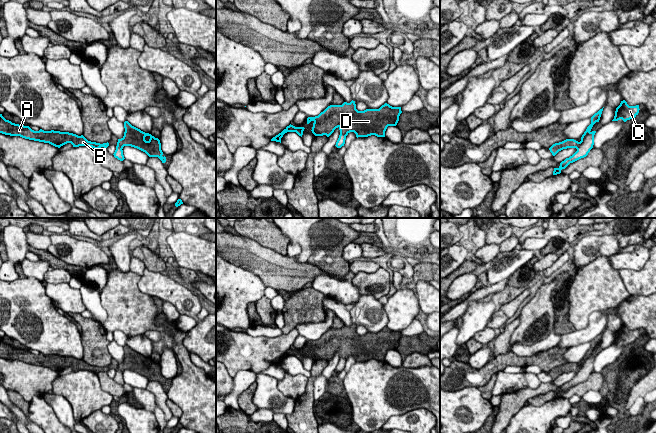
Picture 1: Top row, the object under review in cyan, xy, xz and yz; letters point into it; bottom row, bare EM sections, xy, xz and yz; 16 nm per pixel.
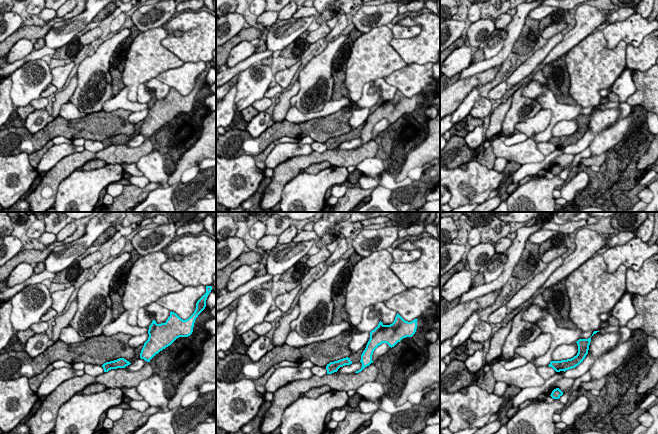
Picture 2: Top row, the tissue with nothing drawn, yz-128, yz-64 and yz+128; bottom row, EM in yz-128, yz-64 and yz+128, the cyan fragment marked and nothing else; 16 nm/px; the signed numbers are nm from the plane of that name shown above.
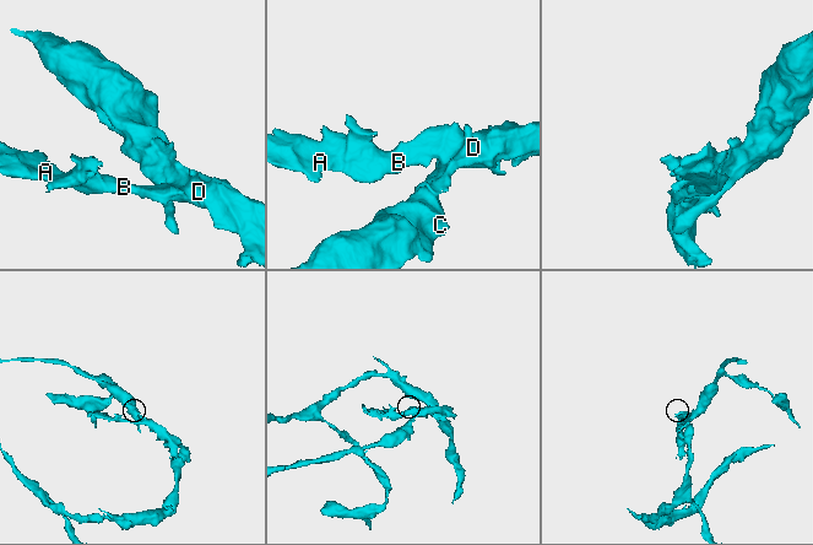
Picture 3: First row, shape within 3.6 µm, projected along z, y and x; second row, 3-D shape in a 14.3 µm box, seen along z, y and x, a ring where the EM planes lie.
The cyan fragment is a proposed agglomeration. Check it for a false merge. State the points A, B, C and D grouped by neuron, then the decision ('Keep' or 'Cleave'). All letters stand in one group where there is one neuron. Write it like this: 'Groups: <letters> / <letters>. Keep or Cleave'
Groups: A B D / C. Cleave

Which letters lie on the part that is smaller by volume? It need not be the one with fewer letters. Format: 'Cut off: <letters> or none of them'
Cut off: A, B, D

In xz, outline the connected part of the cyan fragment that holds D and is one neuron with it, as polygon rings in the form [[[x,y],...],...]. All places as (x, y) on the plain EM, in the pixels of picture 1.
[[[355,325],[342,329],[330,329],[318,340],[308,341],[307,348],[313,345],[312,357],[315,360],[329,361],[336,352],[346,360],[354,356],[356,361],[375,359],[385,361],[388,350],[396,350],[401,331],[392,331],[385,327],[379,333],[358,335]]]

